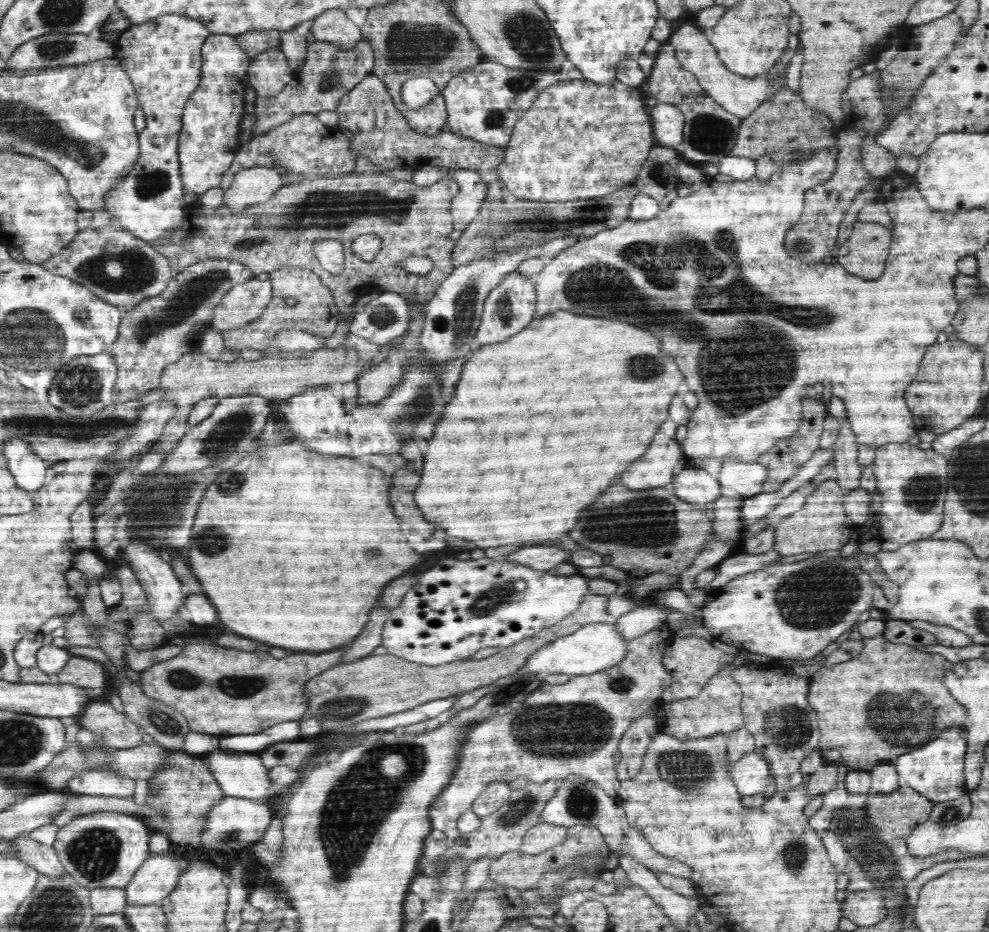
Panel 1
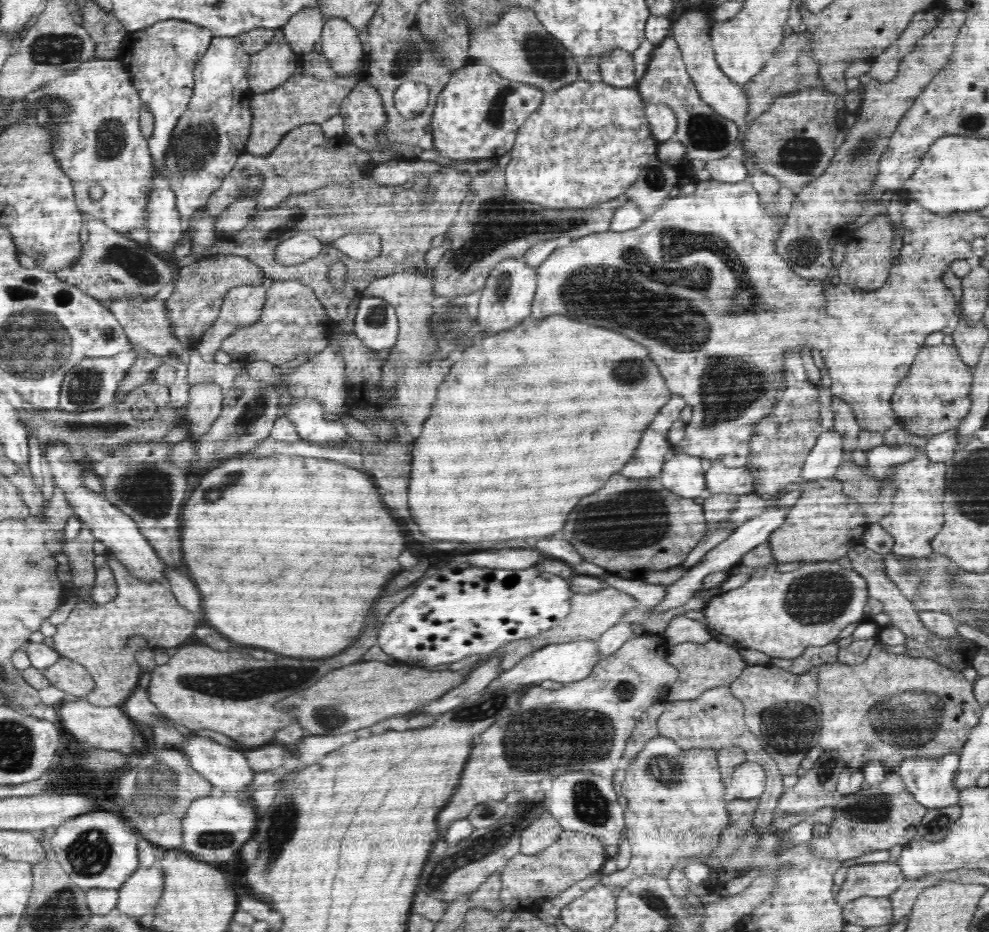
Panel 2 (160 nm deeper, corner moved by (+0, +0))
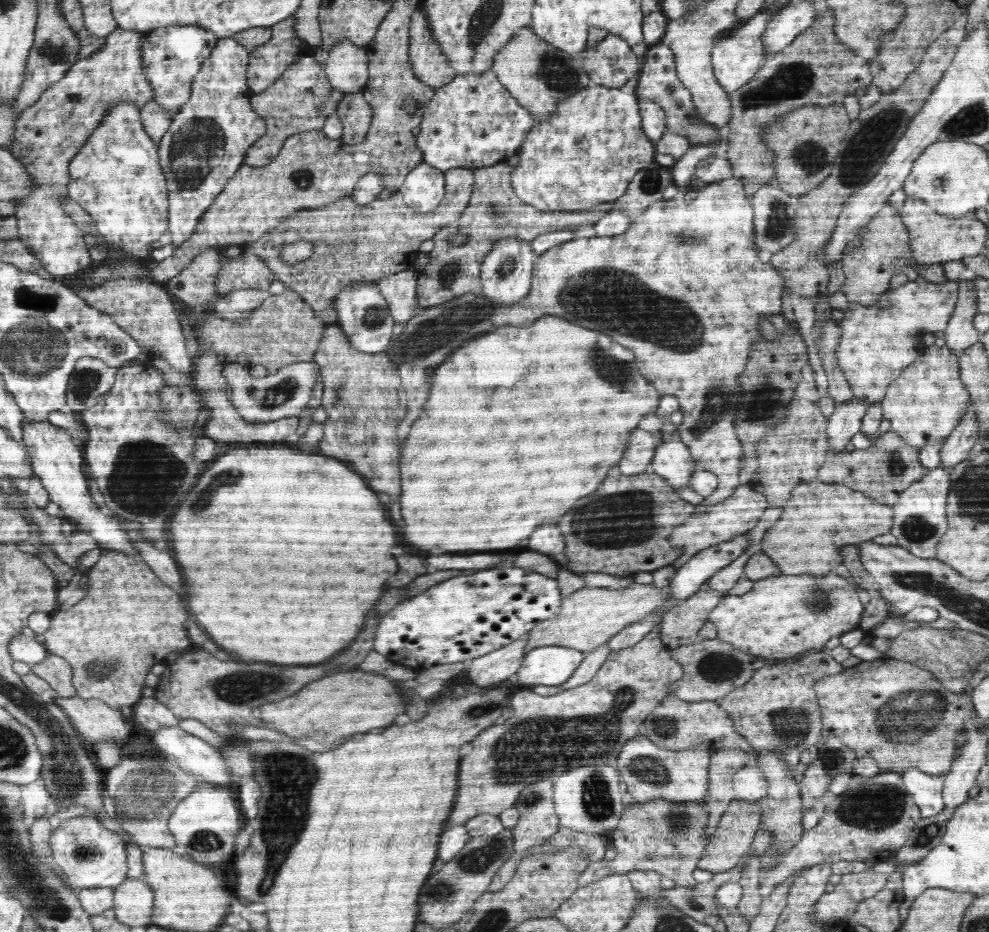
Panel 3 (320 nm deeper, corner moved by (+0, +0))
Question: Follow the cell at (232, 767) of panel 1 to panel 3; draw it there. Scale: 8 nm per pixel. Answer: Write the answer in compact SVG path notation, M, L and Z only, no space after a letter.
M160 727L153 732L153 740L162 753L174 756L180 762L180 768L197 779L216 786L232 782L231 769L227 767L219 749L180 727Z

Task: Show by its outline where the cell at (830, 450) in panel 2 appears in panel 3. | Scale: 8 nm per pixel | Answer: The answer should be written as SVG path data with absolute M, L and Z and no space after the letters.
M854 397L848 402L837 404L834 412L827 418L826 435L830 451L844 451L851 438L860 432L862 418L868 410L866 399Z

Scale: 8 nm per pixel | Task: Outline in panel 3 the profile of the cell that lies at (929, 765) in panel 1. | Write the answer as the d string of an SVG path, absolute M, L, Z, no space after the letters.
M917 768L901 773L905 789L918 805L921 818L930 818L945 808L942 789L945 774L926 774Z

